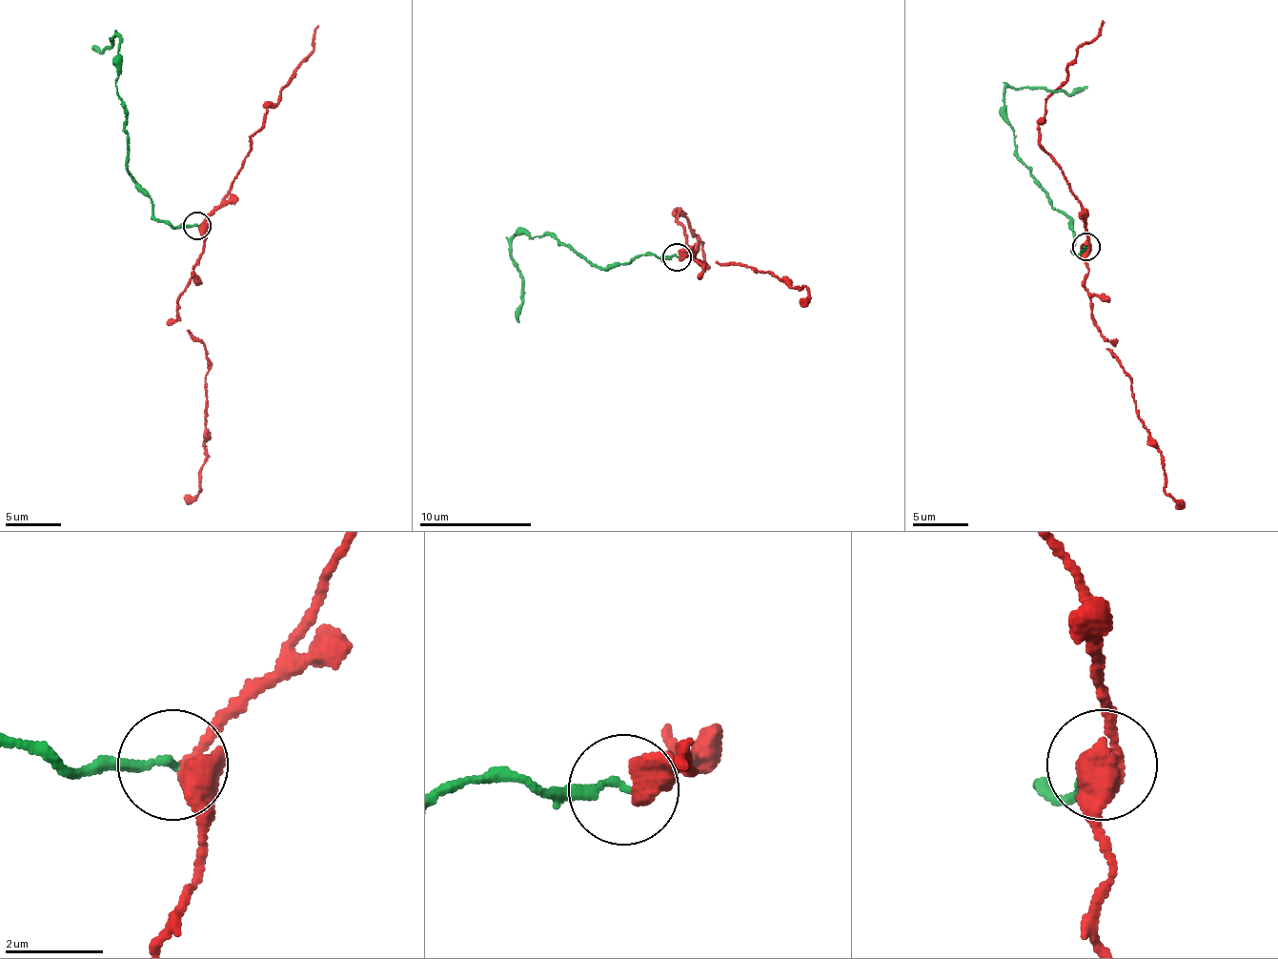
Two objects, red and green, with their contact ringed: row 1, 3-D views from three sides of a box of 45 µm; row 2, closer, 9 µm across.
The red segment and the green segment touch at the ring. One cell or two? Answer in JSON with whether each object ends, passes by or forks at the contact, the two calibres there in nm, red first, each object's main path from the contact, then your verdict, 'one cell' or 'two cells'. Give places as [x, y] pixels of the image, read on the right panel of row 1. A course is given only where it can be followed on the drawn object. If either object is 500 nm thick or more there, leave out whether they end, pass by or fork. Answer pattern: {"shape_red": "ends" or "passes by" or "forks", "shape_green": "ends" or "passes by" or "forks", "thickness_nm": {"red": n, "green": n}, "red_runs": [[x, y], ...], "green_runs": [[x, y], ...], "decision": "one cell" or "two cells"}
{"shape_red": "passes by", "shape_green": "ends", "thickness_nm": {"red": 460, "green": 170}, "red_runs": [[1087, 246], [1084, 287], [1096, 330], [1131, 378], [1136, 415], [1161, 453], [1164, 490], [1183, 509]], "green_runs": [[1086, 246], [1074, 255], [1069, 216], [1051, 204], [1016, 155], [1004, 91], [1042, 86], [1075, 94], [1086, 87]], "decision": "two cells"}

